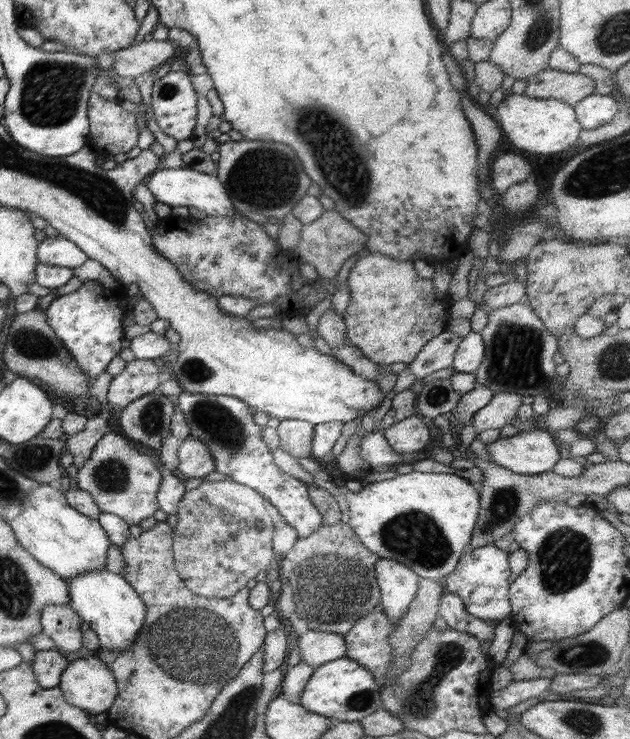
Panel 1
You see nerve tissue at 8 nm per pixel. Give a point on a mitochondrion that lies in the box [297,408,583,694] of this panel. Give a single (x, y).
(415, 537)

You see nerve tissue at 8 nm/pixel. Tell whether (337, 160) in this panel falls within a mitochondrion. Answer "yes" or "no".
yes

